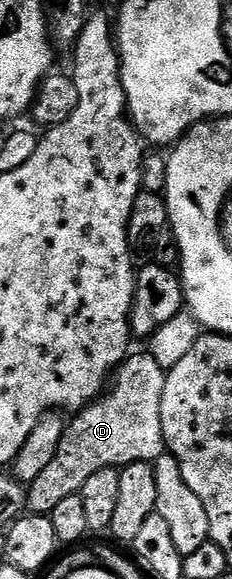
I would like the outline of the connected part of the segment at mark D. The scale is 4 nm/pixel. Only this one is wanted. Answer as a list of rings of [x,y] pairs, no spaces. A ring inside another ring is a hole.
[[[134,351],[127,356],[126,360],[115,369],[113,378],[102,396],[69,418],[66,433],[60,439],[60,447],[56,447],[52,463],[48,463],[47,469],[26,489],[26,507],[31,514],[49,515],[52,511],[56,511],[57,505],[63,499],[68,499],[68,495],[81,494],[84,483],[88,483],[88,478],[96,475],[96,471],[121,470],[124,465],[141,461],[153,463],[163,457],[167,447],[164,427],[160,423],[160,399],[164,399],[166,374],[167,370],[162,369],[160,363],[156,363],[156,359],[152,359],[148,351],[142,353]]]

